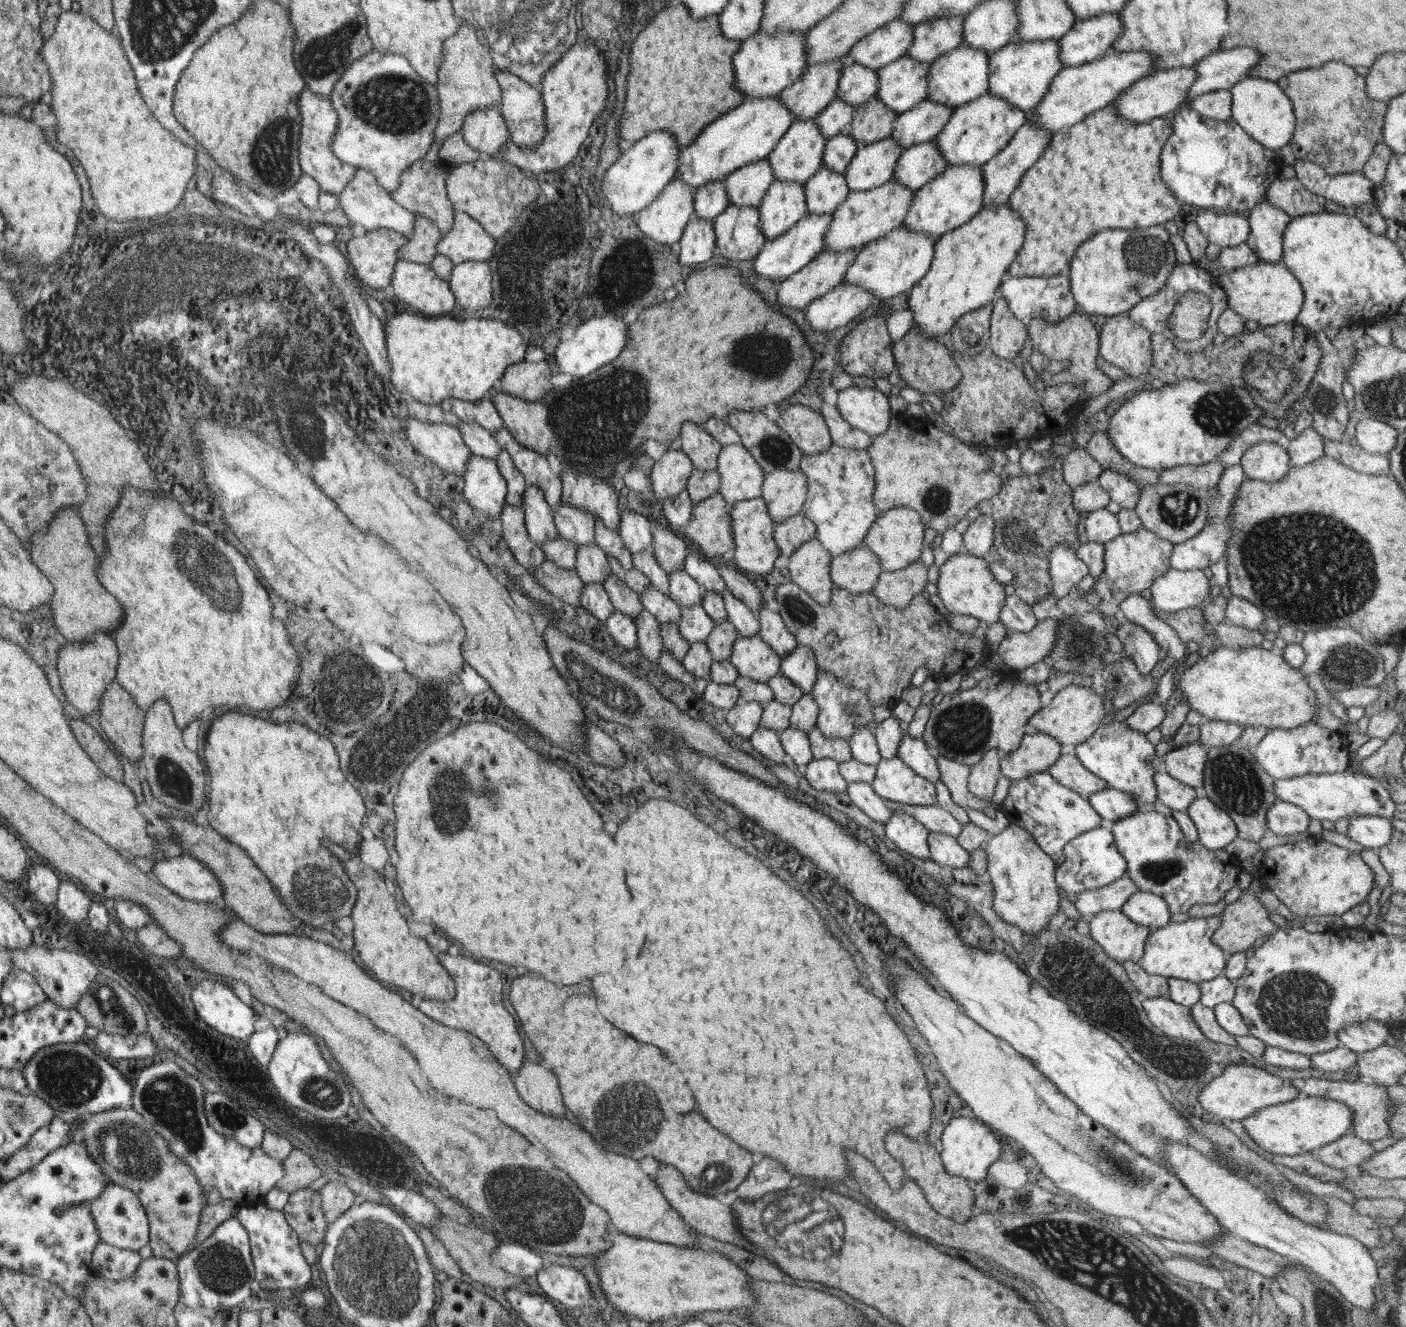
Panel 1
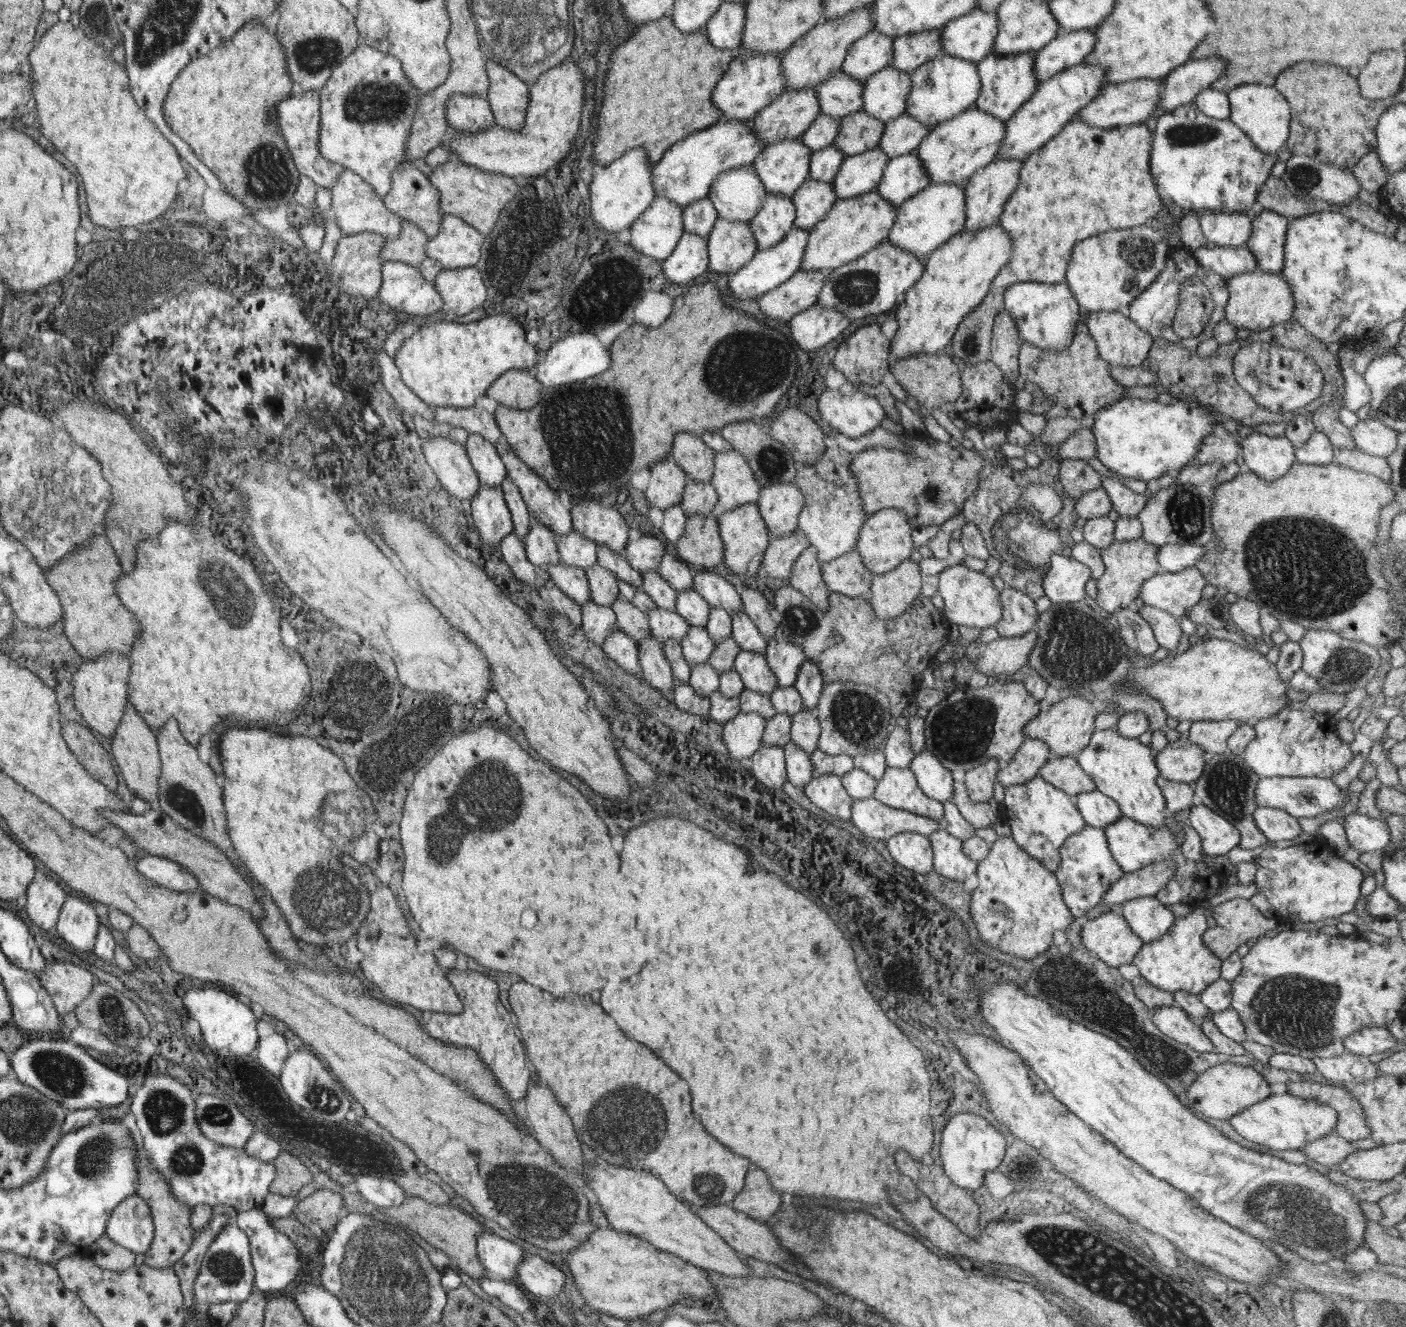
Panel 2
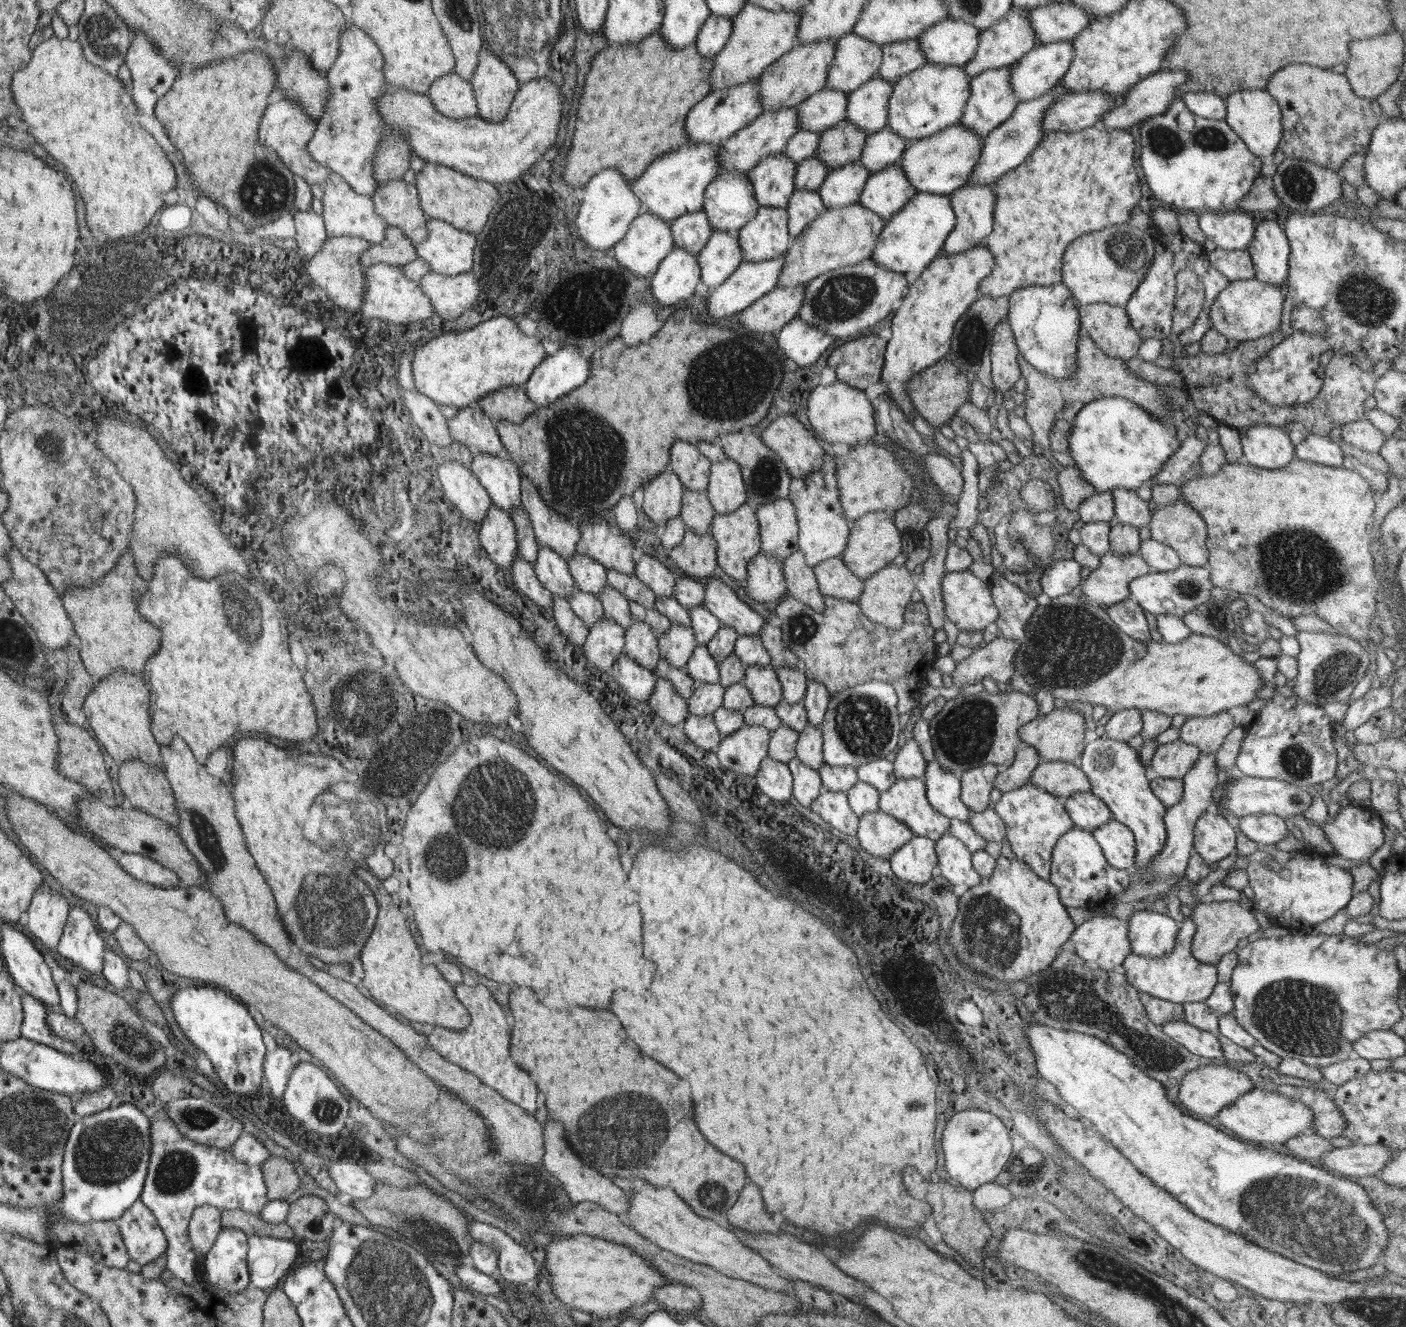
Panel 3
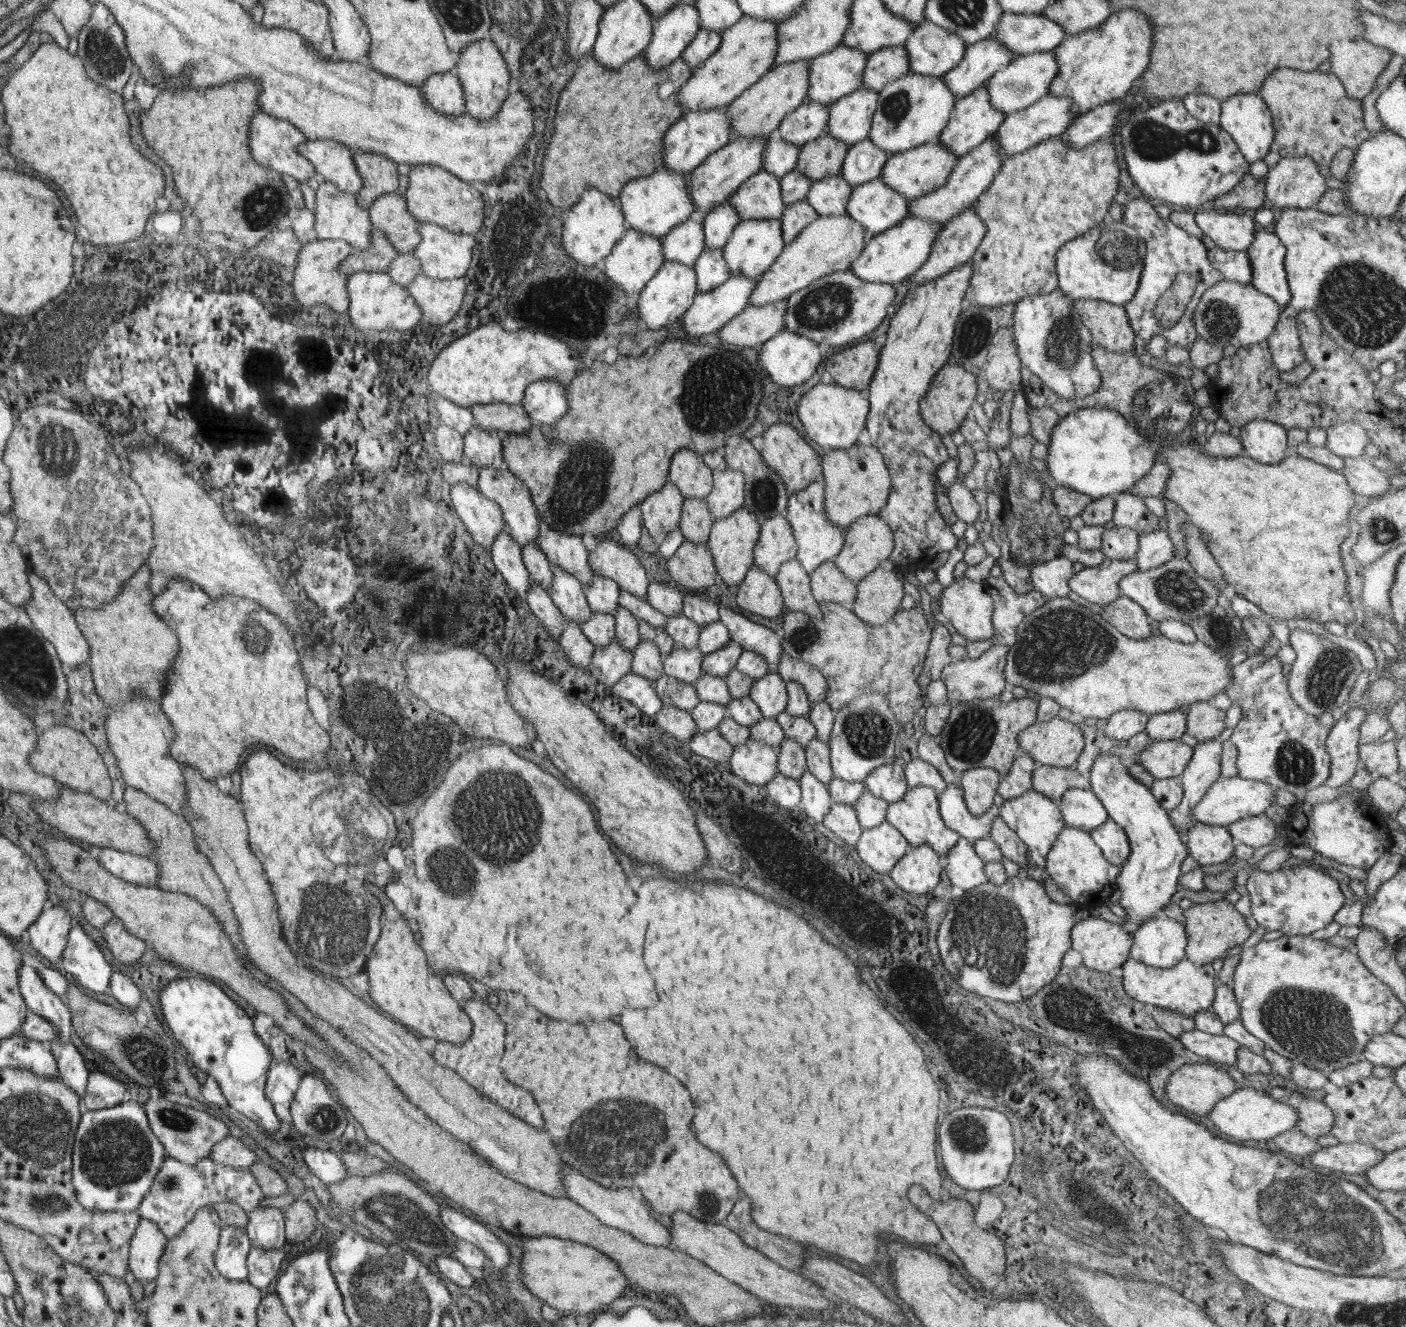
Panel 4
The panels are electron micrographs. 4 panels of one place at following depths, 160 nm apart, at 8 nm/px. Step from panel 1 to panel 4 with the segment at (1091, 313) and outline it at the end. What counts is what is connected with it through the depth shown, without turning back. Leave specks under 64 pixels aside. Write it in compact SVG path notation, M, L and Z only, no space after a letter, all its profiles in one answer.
M1094 227L1082 234L1080 238L1074 238L1072 242L1060 248L1056 254L1058 289L1073 300L1104 301L1118 306L1125 305L1132 300L1138 288L1143 266L1134 266L1128 270L1118 270L1108 266L1094 250L1096 240L1098 240L1098 230Z

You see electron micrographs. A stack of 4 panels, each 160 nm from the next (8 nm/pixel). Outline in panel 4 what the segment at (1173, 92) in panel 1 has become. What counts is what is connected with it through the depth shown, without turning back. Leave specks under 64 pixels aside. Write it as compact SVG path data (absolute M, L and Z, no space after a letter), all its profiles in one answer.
M1048 94L1032 106L1028 106L1028 109L1006 115L1004 123L994 134L999 142L999 153L1003 158L1011 157L1013 154L1028 150L1043 140L1063 134L1066 127L1070 127L1072 121L1077 118L1070 112L1072 105L1073 100L1070 98L1058 98L1058 96Z

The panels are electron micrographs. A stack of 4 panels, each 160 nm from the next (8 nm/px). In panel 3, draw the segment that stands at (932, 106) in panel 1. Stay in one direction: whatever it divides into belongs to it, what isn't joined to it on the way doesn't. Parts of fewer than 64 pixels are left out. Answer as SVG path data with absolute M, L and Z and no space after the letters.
M888 126L880 132L868 135L861 158L858 161L872 173L898 162L908 147L908 140L894 134Z

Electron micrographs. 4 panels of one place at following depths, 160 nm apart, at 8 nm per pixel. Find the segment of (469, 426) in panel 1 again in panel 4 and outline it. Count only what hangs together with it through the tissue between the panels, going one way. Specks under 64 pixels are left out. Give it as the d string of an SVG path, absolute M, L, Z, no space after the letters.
M480 467L477 478L477 489L490 500L497 502L503 510L503 517L506 519L507 530L512 540L521 548L528 544L536 544L540 538L540 524L538 510L535 508L534 500L531 498L531 491L527 484L518 478L512 471L500 470L496 467Z

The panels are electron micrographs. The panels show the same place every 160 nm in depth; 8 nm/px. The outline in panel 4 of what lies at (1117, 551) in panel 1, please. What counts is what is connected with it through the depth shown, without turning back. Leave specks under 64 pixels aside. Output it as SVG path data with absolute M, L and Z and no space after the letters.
M1108 559L1094 567L1086 567L1073 574L1069 581L1072 592L1084 602L1099 604L1103 608L1121 596L1119 583L1124 576L1137 571L1134 559Z

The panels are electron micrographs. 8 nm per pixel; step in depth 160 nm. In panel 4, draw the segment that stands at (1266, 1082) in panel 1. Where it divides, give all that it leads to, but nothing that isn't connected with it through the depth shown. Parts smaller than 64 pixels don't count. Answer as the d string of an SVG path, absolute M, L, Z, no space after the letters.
M1211 1062L1181 1066L1167 1082L1168 1100L1201 1117L1237 1089L1237 1082Z

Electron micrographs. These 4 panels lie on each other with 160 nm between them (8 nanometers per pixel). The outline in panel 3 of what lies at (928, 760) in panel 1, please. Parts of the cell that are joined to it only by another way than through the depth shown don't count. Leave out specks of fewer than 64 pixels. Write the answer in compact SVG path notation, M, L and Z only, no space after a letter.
M938 761L927 762L922 776L926 785L926 796L932 808L950 821L962 820L970 823L971 810L961 799L961 778L945 771Z

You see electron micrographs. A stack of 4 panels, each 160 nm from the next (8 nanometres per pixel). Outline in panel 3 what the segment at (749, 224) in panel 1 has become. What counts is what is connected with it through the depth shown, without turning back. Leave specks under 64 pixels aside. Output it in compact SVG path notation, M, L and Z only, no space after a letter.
M713 231L706 246L698 254L701 279L710 289L720 286L743 261L736 233Z

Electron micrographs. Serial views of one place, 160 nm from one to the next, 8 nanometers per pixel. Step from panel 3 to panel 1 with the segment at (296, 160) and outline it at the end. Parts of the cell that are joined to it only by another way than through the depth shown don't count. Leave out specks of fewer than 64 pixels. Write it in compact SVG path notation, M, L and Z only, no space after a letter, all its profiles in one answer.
M308 89L304 90L304 98L300 98L300 106L304 106L303 138L300 141L300 162L303 169L313 178L323 192L340 194L352 178L356 177L358 168L340 160L333 151L333 137L339 128L339 114L333 106L329 95L321 95Z

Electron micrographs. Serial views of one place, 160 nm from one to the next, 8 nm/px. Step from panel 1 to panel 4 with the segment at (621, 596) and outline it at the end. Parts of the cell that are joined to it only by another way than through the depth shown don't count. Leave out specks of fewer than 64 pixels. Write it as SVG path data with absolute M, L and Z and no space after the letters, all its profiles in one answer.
M640 639L638 646L633 650L631 672L655 682L664 674L664 655L652 640Z

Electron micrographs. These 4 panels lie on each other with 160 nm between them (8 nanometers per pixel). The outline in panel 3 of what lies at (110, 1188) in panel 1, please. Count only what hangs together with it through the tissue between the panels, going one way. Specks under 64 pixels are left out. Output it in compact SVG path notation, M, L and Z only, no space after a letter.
M141 1200L136 1201L117 1222L132 1260L141 1266L166 1253L167 1235L152 1210Z

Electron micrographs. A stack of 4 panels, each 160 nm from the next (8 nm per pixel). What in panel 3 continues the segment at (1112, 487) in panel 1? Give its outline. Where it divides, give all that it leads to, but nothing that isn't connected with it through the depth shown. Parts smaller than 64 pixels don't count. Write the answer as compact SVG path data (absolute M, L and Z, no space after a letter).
M1114 489L1111 493L1118 524L1140 529L1150 522L1153 509L1151 502L1142 500L1136 491Z

